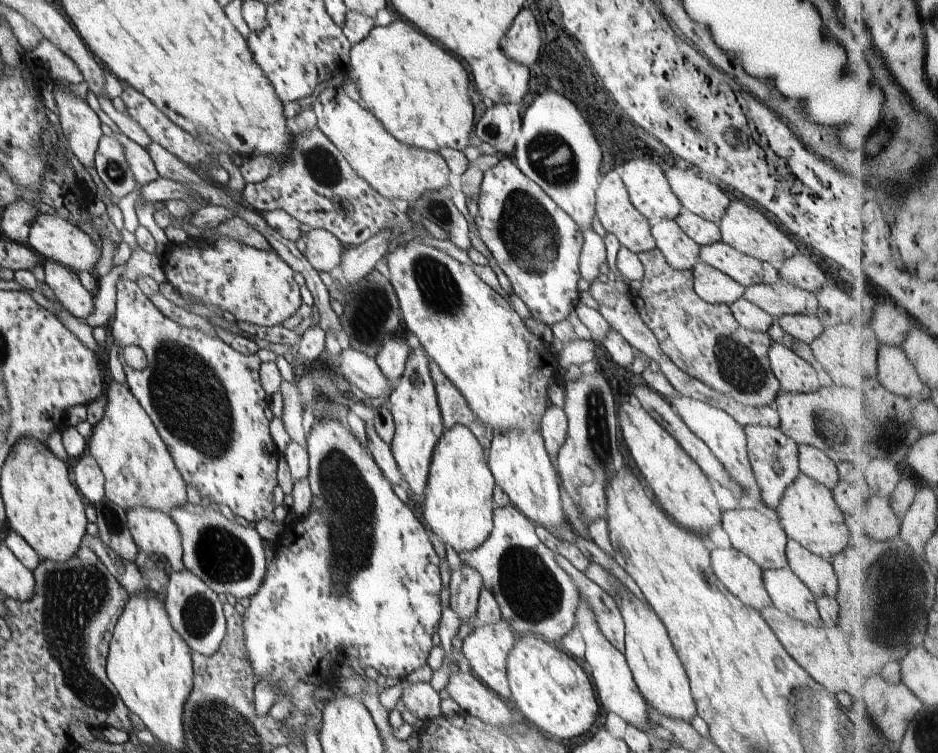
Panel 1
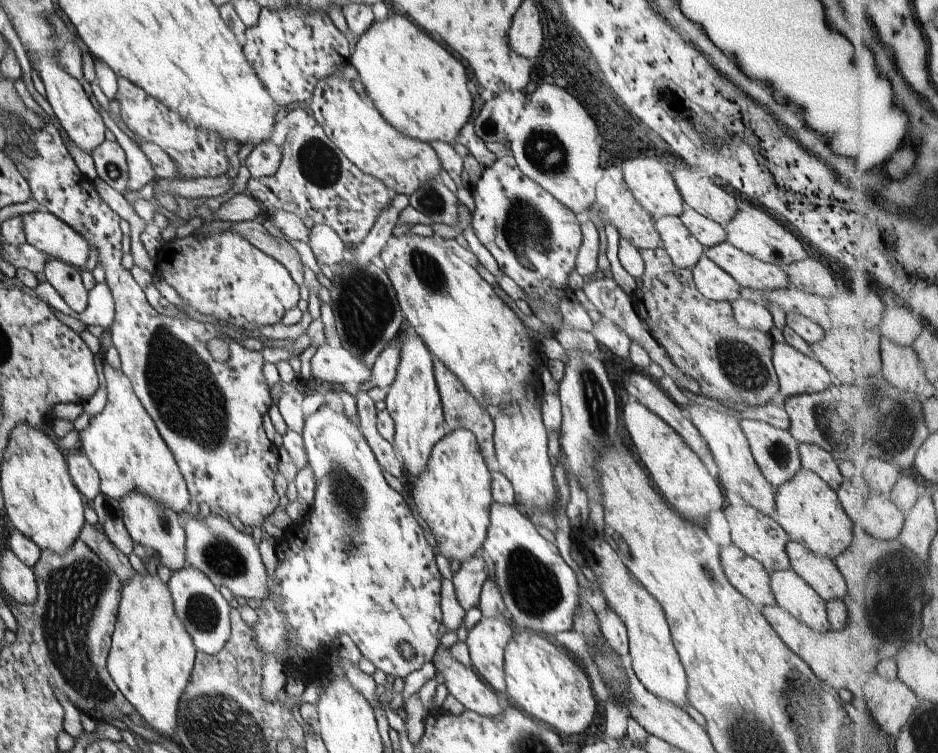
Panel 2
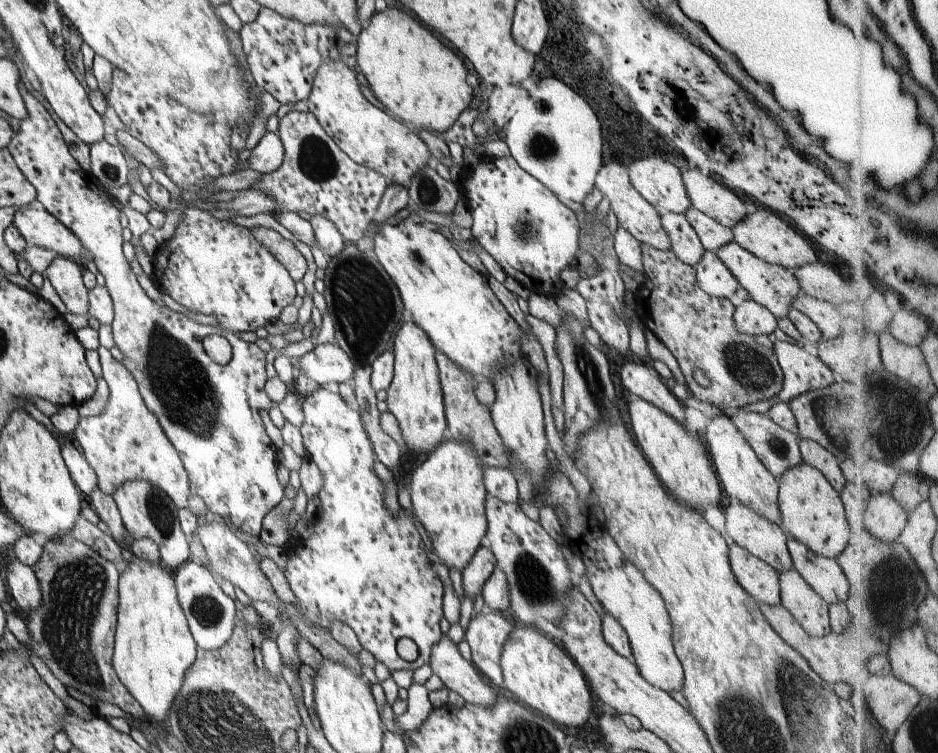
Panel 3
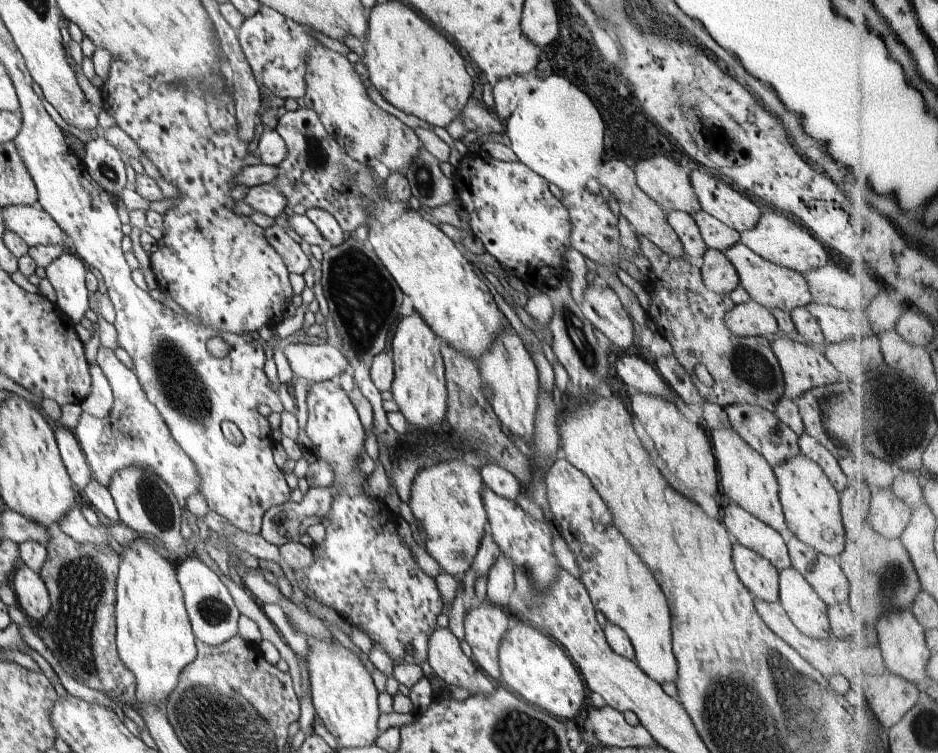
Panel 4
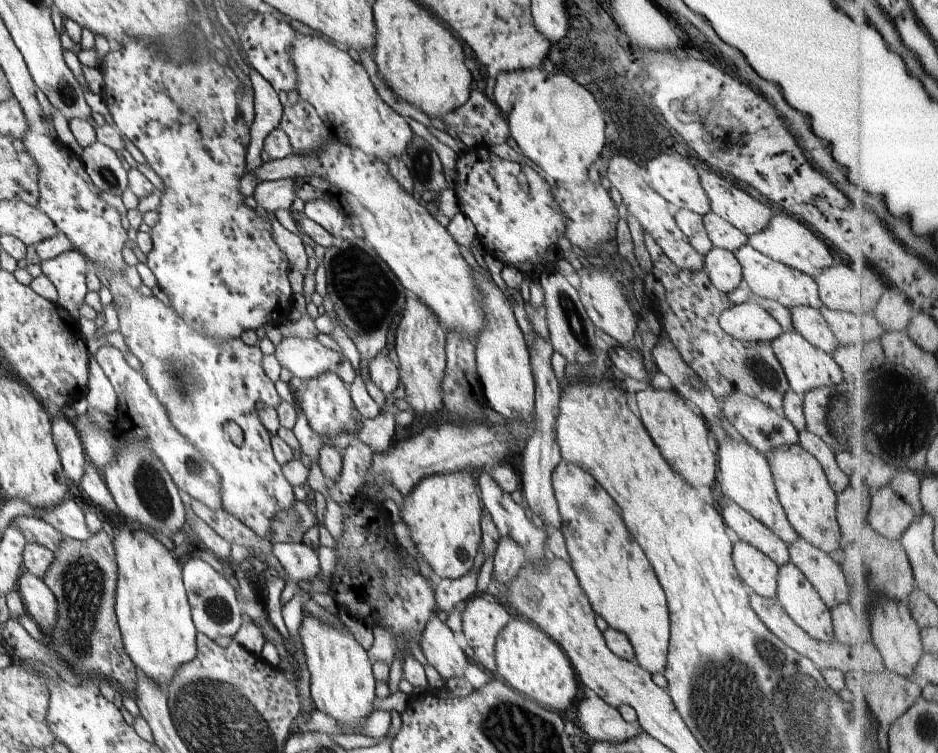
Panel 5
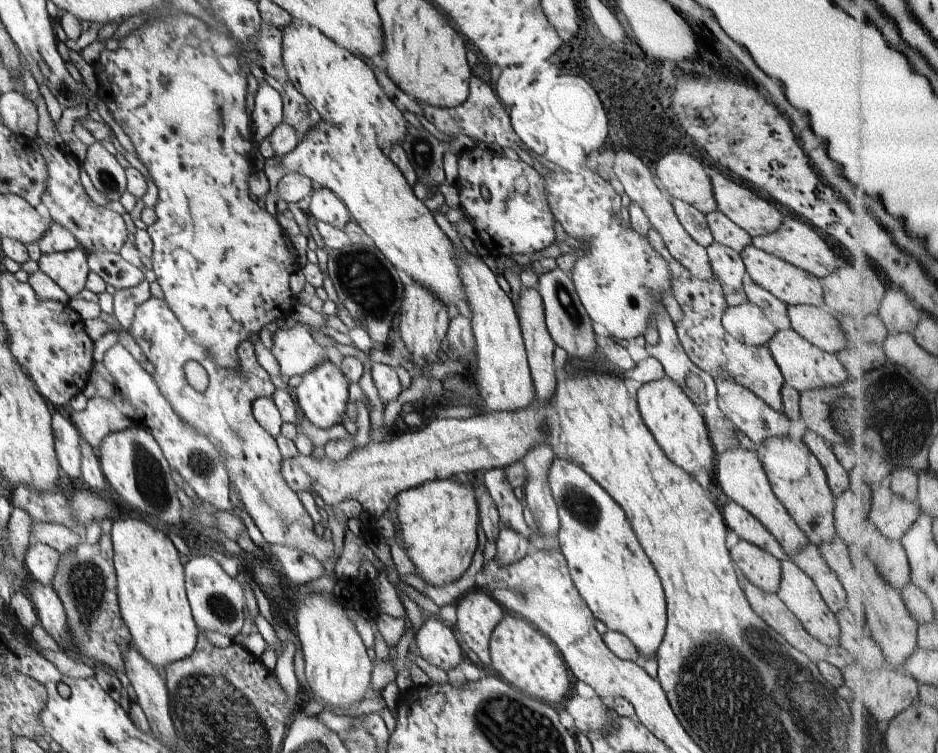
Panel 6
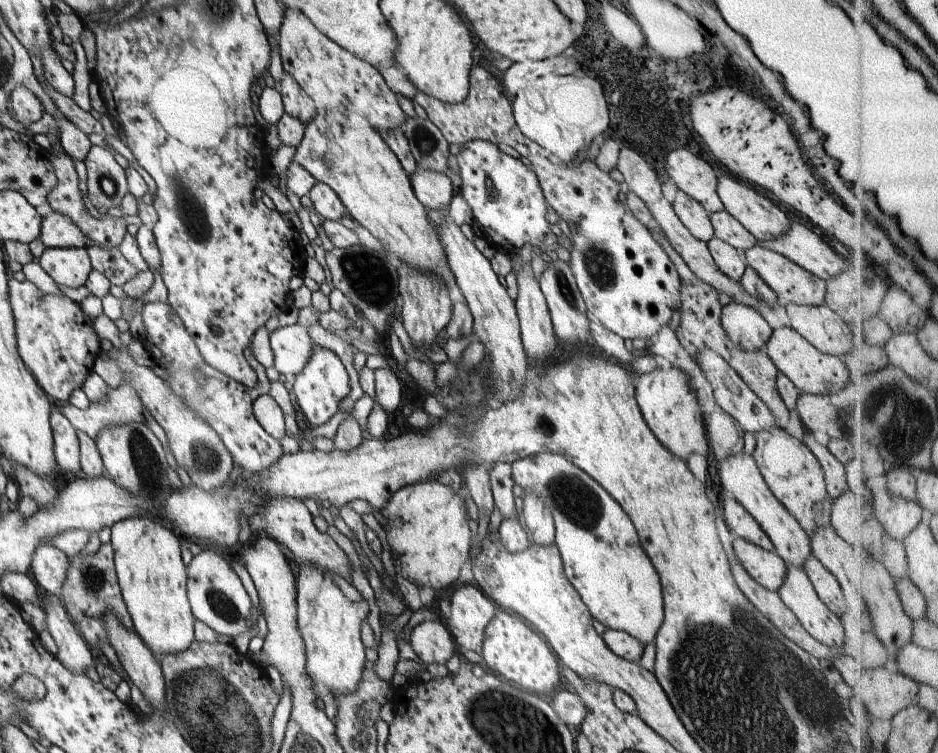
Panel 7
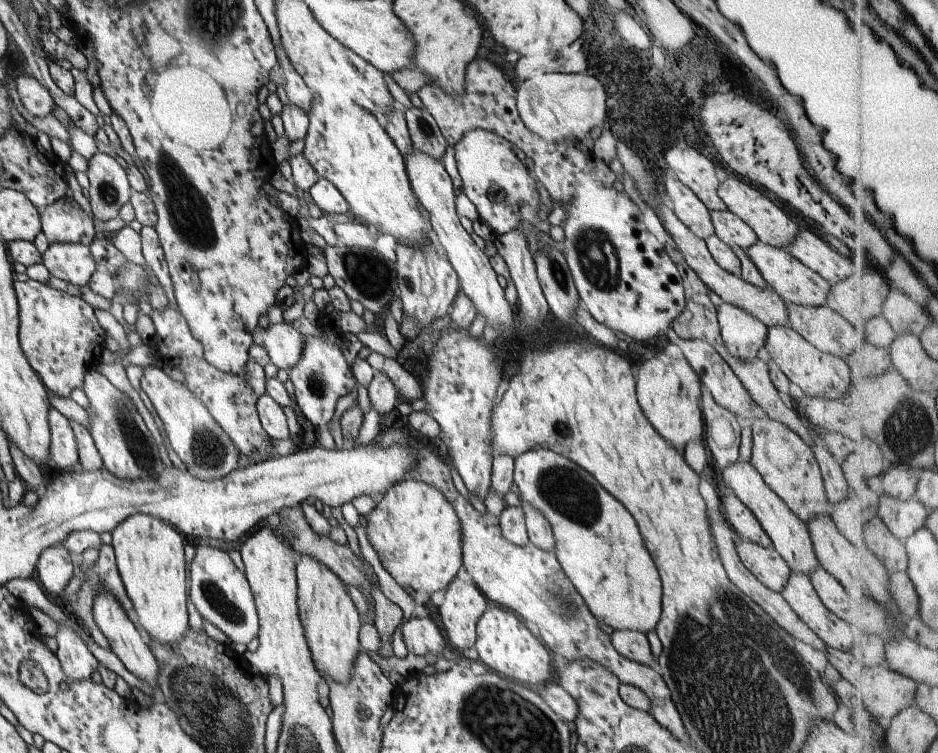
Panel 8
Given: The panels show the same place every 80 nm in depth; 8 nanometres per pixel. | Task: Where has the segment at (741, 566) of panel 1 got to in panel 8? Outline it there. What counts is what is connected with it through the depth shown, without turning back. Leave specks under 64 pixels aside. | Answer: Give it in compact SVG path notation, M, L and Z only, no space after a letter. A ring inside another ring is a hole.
M736 541L736 548L744 566L768 588L781 592L788 582L791 570L773 547L764 548L752 541Z

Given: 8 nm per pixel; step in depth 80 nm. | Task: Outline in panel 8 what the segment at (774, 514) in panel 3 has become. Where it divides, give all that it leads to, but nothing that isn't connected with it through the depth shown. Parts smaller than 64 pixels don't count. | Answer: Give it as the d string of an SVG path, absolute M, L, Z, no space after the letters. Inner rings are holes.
M738 461L722 472L727 491L733 492L753 512L772 541L773 548L785 560L791 572L810 576L819 565L816 558L809 526L796 516L790 507L764 482L751 462Z

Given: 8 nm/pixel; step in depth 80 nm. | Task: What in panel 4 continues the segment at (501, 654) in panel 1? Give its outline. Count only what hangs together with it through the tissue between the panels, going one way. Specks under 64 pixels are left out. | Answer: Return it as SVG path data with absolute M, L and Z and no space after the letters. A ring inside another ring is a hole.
M485 601L477 603L464 619L465 640L472 648L474 661L486 676L498 680L501 676L498 649L512 620L499 605Z

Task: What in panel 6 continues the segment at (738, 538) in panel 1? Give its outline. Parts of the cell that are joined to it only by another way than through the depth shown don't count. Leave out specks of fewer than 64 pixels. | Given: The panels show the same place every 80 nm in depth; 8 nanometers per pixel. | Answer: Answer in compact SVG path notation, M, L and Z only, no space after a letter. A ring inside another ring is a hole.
M728 500L722 508L722 516L725 525L732 529L740 539L755 544L757 547L768 551L778 560L788 558L781 544L772 536L771 532L745 508L736 501Z

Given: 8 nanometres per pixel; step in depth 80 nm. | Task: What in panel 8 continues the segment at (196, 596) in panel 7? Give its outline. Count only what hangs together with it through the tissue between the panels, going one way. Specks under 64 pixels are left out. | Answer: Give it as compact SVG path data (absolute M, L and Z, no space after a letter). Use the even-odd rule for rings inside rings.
M199 546L190 564L190 600L203 620L220 628L232 643L248 644L259 636L259 616L249 582L230 555L212 546Z

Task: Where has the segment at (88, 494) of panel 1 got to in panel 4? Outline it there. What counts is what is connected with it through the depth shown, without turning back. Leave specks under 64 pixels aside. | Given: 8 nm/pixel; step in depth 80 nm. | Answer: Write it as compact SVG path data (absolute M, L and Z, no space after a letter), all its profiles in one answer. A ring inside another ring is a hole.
M62 425L55 431L55 439L71 481L81 490L92 478L93 472L72 430Z

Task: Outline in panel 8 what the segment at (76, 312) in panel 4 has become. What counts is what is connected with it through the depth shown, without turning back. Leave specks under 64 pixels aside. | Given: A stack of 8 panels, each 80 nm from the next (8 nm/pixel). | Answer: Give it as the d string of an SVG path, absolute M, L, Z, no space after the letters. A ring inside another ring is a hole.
M50 243L42 258L52 276L80 287L99 269L90 247L80 243Z

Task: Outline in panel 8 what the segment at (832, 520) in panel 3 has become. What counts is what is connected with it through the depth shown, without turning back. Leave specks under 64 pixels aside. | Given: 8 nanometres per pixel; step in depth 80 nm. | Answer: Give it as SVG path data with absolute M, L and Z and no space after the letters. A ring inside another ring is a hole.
M768 416L754 419L751 430L753 444L750 462L772 492L775 492L806 524L816 515L829 514L831 507L813 448L808 446L790 427Z

